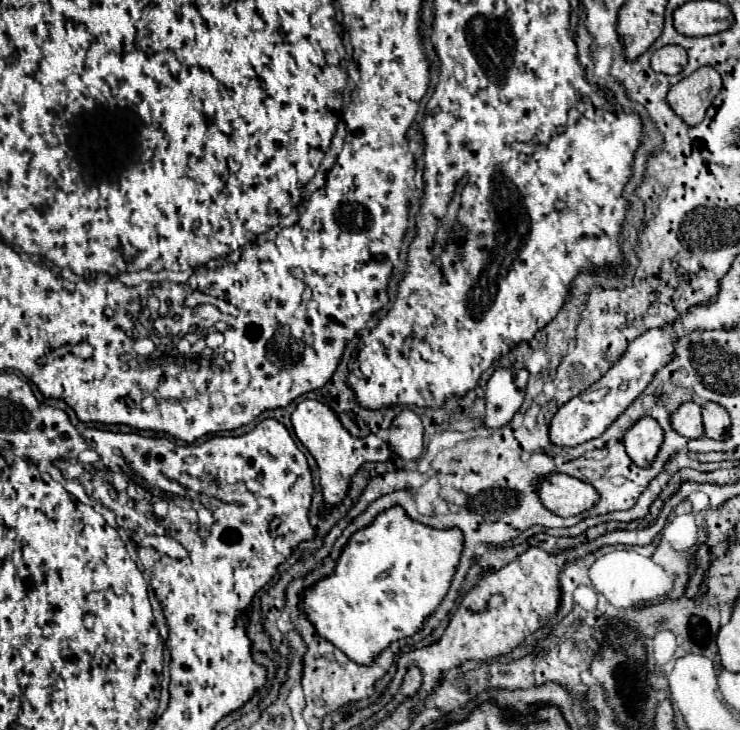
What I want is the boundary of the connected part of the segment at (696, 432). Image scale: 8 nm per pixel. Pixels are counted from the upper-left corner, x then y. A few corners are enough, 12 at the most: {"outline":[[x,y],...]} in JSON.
{"outline":[[683,403],[671,425],[687,439],[705,435],[701,407]]}

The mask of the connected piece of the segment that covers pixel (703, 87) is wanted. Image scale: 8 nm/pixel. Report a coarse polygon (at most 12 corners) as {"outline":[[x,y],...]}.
{"outline":[[713,67],[671,87],[667,101],[687,125],[699,125],[719,89]]}

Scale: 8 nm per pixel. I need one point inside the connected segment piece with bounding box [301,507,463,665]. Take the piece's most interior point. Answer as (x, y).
(361, 613)

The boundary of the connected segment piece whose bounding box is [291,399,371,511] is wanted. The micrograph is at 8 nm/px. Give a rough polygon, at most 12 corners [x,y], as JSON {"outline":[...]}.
{"outline":[[319,401],[291,415],[295,435],[319,465],[323,503],[347,497],[369,437],[357,439]]}

